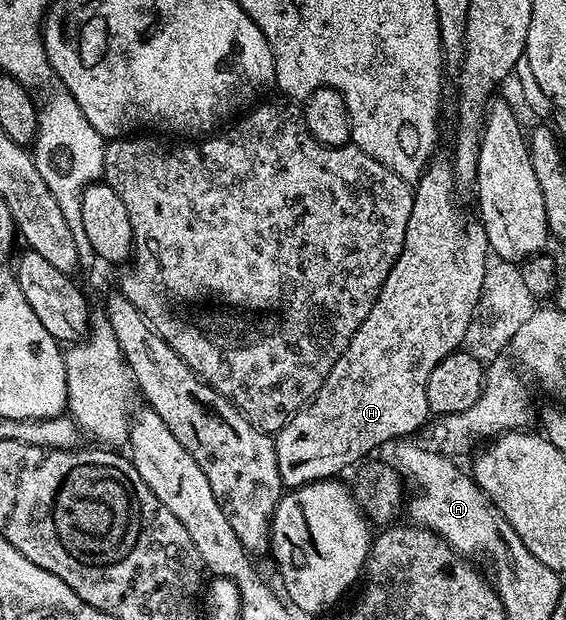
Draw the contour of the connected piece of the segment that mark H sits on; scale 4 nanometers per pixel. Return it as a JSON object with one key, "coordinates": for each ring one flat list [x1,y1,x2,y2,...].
{"coordinates":[[432,161,414,183,415,199,413,212,409,212,409,228,405,228,405,244,393,268,389,268,389,276,385,276,369,316,365,316,337,364,329,368,329,376,325,376,319,391,274,435,277,468,284,487,334,479,354,462,362,463,362,458,378,446,415,436,427,418,432,417,427,395,429,376,433,376,433,368,445,356,464,345,466,329,479,309,489,253,482,222,467,222,462,208,455,203,455,190,457,179,450,161]]}

